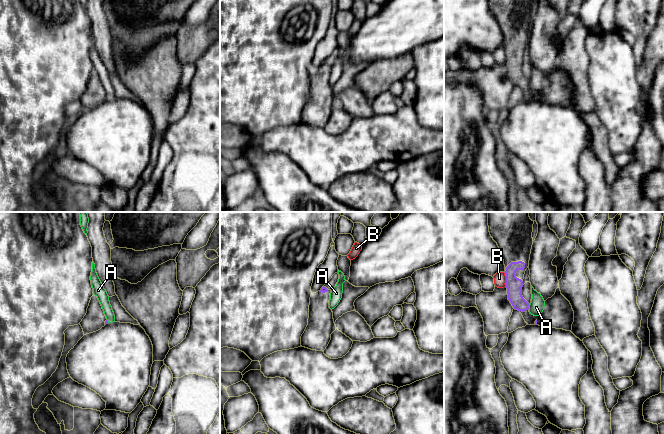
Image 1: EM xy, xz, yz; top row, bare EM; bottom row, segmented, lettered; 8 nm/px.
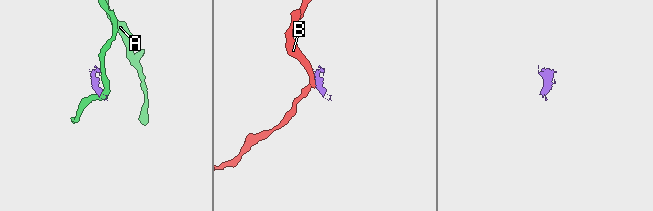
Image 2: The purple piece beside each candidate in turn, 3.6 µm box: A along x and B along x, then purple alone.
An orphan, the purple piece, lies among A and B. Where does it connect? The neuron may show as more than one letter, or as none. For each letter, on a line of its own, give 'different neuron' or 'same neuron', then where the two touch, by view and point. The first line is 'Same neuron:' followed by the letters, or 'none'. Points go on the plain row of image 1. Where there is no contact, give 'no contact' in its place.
Same neuron: none
A: different neuron; contact yz (528, 82)
B: different neuron; contact yz (506, 55)

